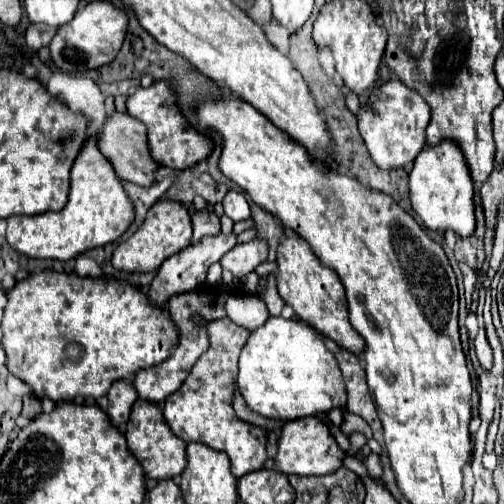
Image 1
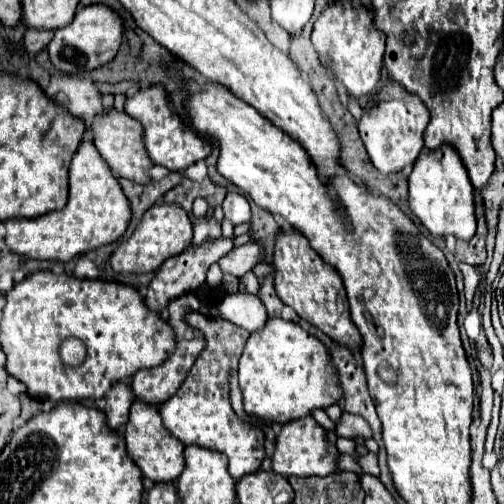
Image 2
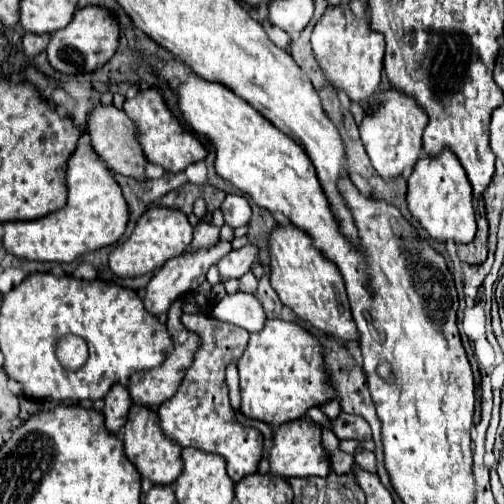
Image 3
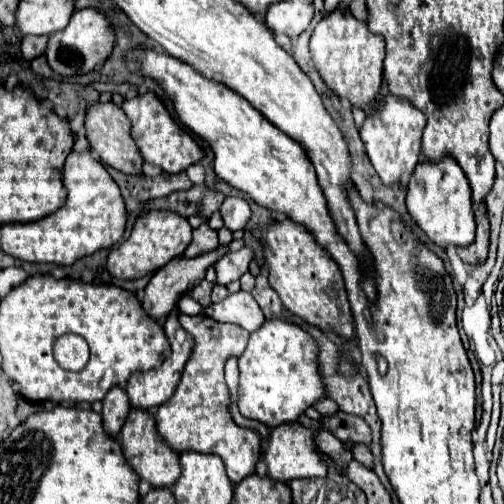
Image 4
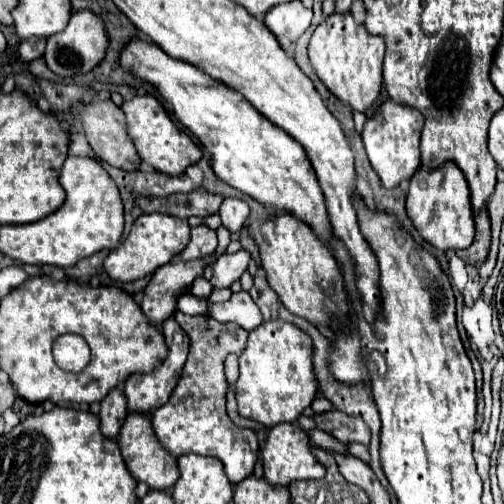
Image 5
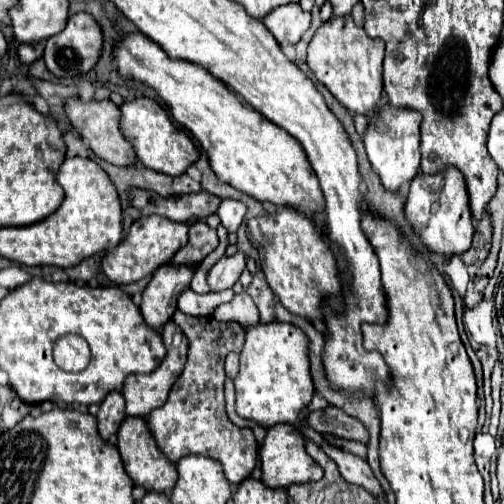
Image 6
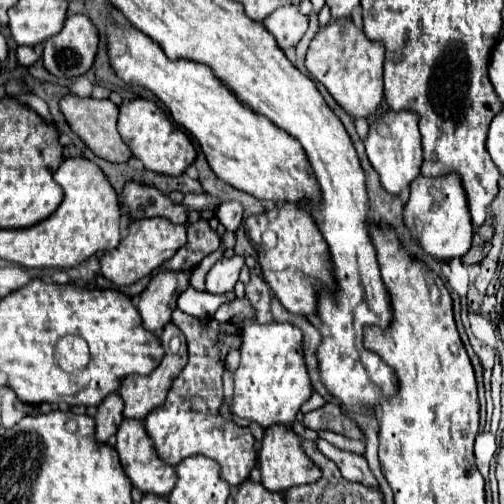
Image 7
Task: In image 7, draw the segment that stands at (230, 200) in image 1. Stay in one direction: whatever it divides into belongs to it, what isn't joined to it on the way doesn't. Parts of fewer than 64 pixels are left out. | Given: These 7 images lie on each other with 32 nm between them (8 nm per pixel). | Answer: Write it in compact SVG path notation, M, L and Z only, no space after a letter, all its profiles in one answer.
M222 202L220 206L218 206L218 212L216 212L216 216L218 216L218 220L220 220L220 224L226 228L226 230L230 230L230 232L236 232L236 228L240 226L240 222L242 222L242 204L238 204L238 202Z

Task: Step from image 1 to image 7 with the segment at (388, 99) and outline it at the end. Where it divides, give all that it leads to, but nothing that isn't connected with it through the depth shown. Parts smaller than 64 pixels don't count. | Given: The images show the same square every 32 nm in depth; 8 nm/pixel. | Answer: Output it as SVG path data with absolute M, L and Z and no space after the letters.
M388 110L384 116L380 116L370 124L370 134L364 144L370 164L378 172L384 190L390 192L392 196L398 196L420 174L424 154L422 154L422 142L418 132L418 116L414 112Z

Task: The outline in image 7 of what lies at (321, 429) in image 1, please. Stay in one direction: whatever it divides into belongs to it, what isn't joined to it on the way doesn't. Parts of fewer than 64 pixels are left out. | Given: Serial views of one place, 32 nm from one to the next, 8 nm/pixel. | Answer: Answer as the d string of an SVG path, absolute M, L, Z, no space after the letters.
M270 426L264 430L262 448L258 454L258 466L262 472L262 486L270 492L286 492L288 488L310 484L320 478L320 470L300 448L300 436L296 436L288 426Z

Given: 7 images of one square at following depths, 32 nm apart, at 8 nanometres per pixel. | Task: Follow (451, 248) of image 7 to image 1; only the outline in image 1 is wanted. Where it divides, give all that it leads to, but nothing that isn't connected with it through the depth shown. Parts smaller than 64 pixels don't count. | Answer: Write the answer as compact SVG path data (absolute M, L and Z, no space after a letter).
M444 140L438 146L424 146L410 172L410 202L412 210L422 218L422 222L438 234L446 234L450 230L460 238L472 236L476 230L472 196L472 178L468 176L460 148L450 140Z

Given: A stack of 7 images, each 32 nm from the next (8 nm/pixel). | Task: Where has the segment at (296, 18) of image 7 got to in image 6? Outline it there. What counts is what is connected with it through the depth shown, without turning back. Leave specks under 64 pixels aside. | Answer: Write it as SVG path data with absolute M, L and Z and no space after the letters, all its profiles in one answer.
M300 4L280 6L264 18L264 26L274 34L280 46L296 44L310 26L310 14L302 12Z

